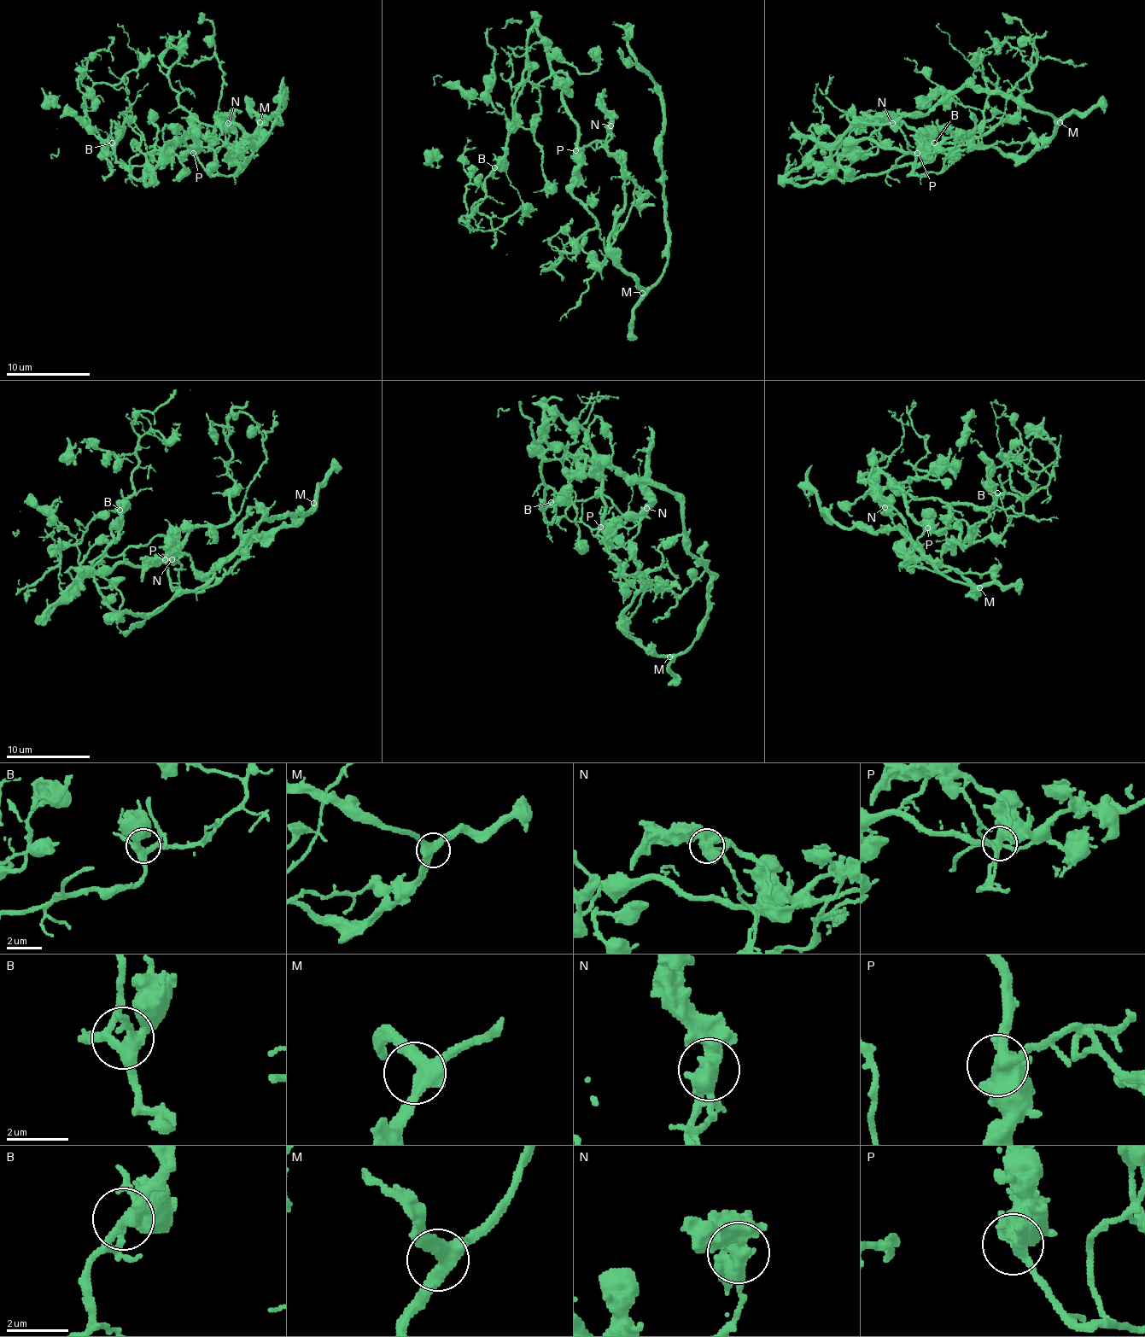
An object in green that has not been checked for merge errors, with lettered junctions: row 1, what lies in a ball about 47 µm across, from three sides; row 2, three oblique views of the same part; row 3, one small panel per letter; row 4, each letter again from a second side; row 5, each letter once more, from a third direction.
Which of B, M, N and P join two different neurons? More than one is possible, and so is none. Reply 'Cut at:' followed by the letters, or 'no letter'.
Cut at: N

